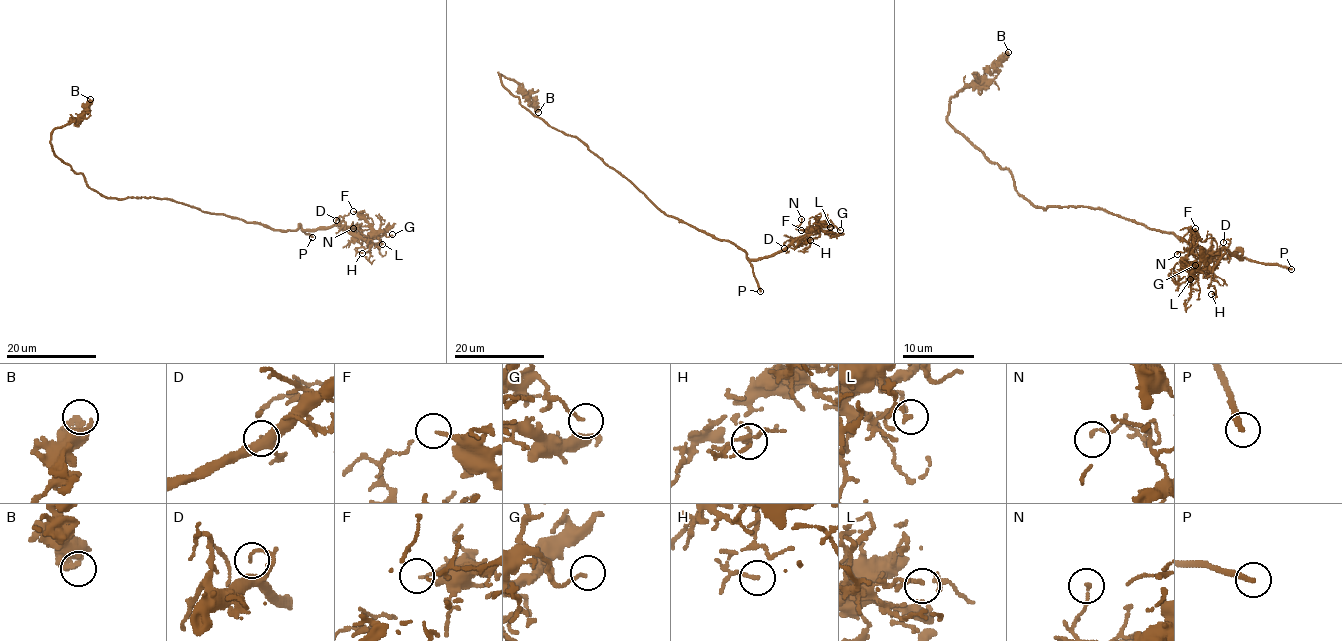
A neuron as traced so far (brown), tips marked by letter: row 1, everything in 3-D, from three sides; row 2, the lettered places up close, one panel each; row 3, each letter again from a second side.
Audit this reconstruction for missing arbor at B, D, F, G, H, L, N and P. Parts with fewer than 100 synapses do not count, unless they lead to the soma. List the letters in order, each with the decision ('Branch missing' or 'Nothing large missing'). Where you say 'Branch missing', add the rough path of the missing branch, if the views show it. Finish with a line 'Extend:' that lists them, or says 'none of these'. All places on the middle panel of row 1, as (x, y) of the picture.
B: Nothing large missing
D: Nothing large missing
F: Nothing large missing
G: Nothing large missing
H: Nothing large missing
L: Nothing large missing
N: Nothing large missing
P: Branch missing. Course of what is missing: (760, 291), (795, 336), (811, 348), (837, 359), (860, 359)
Extend: P

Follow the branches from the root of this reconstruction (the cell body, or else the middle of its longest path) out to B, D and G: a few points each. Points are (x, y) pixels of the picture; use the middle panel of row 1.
B: (629, 180), (574, 136), (548, 126), (526, 109), (503, 86), (498, 73), (515, 80), (533, 99), (538, 112)
D: (629, 180), (667, 214), (736, 244), (749, 259), (767, 258), (786, 251), (784, 248)
G: (629, 180), (667, 214), (736, 244), (749, 259), (767, 258), (785, 250), (820, 224), (831, 222), (840, 230)

